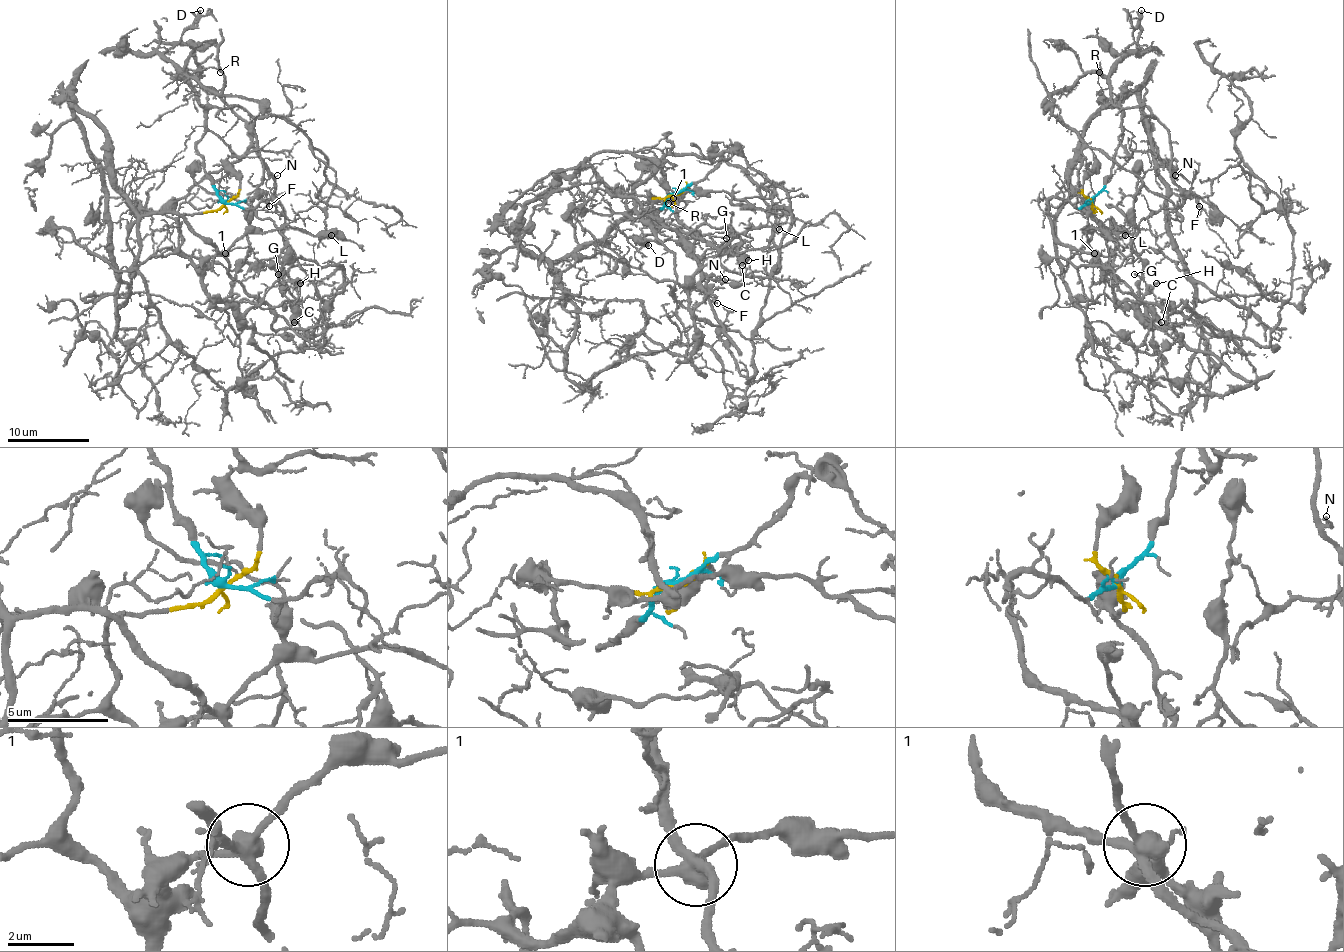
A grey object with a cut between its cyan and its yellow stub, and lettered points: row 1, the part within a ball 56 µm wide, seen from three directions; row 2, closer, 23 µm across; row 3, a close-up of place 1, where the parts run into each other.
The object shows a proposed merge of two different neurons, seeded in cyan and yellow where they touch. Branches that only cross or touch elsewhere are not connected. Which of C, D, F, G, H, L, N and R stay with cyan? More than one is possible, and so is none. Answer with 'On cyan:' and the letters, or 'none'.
On cyan: D, F, N, R

